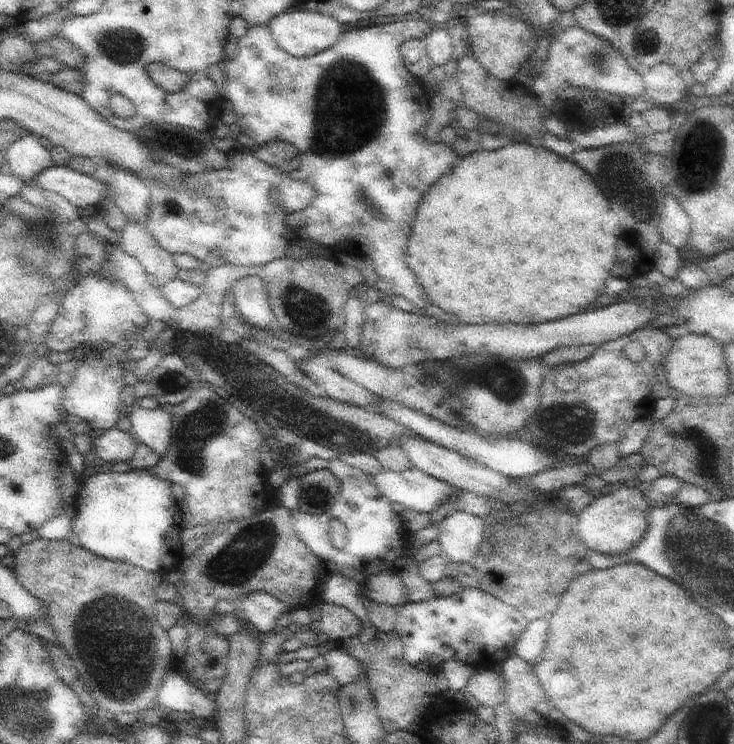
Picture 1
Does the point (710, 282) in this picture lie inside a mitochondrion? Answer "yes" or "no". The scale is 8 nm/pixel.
no

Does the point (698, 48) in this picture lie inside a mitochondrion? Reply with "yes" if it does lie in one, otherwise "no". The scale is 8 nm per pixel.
no

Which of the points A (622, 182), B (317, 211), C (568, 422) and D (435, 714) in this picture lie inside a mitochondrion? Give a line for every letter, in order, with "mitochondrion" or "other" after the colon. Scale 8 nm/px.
A: mitochondrion
B: other
C: mitochondrion
D: other

